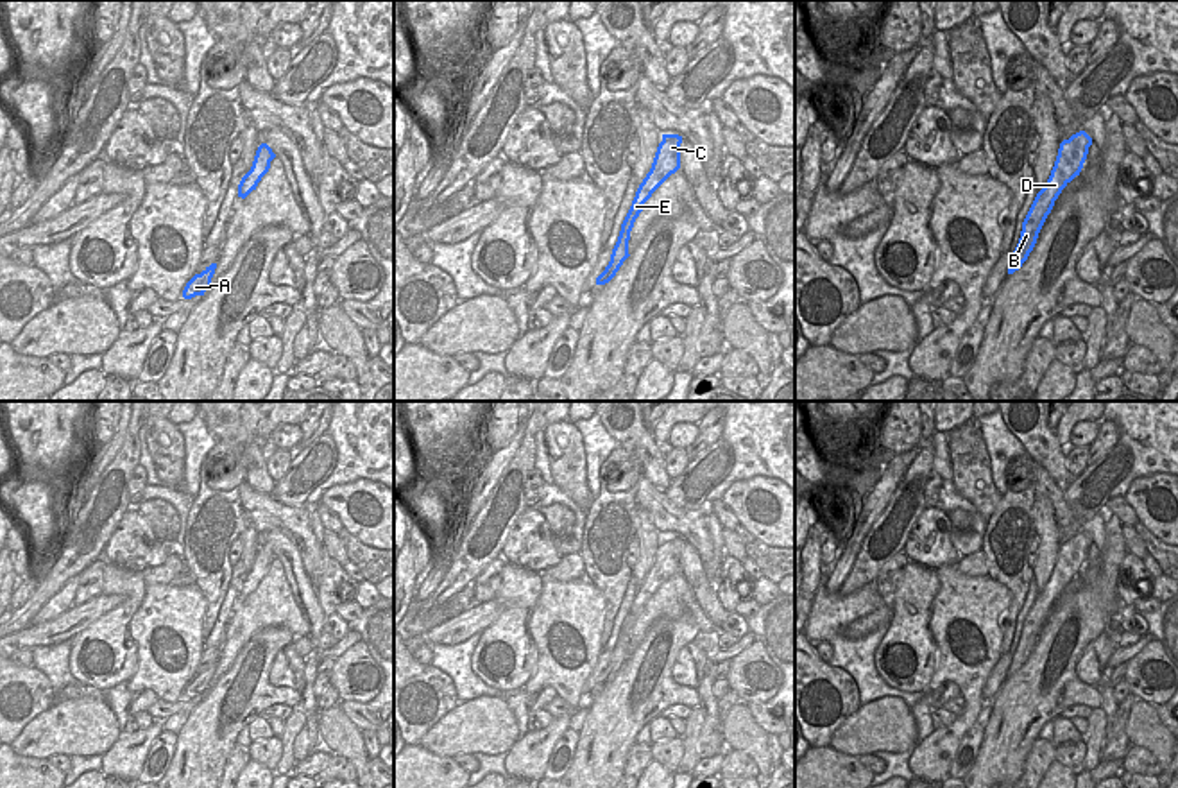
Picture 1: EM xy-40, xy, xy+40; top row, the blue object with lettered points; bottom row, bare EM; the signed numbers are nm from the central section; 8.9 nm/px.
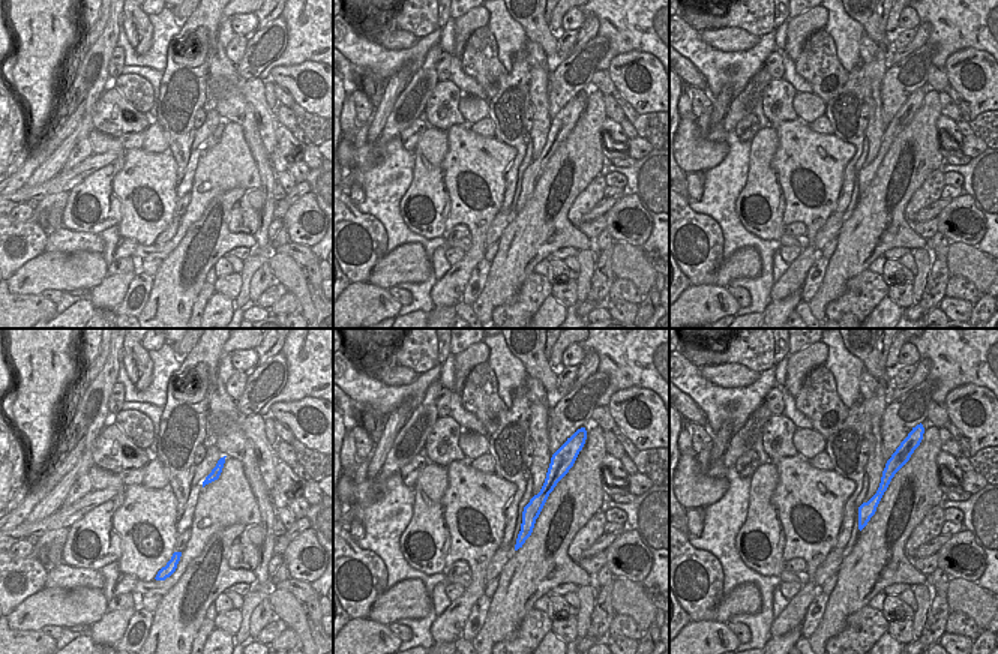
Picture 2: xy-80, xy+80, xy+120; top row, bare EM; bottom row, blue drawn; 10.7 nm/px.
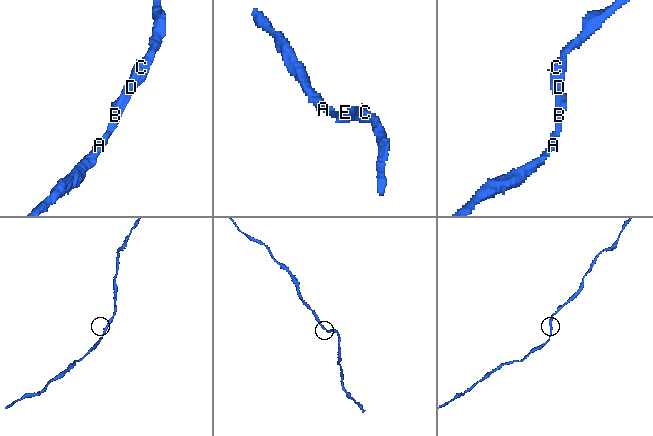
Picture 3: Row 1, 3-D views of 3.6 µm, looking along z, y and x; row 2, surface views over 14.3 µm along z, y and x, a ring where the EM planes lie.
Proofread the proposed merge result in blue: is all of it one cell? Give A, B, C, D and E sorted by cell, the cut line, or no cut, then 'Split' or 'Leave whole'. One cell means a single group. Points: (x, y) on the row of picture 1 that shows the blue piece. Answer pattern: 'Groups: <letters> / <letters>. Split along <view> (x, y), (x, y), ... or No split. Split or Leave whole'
Groups: A B C D E. No split. Leave whole

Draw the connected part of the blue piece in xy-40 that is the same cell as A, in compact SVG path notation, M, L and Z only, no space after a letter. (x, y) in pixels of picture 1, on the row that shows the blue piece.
M217 263L206 267L201 274L195 274L184 287L183 297L192 299L195 296L204 296L204 292L211 287L211 278L215 274Z

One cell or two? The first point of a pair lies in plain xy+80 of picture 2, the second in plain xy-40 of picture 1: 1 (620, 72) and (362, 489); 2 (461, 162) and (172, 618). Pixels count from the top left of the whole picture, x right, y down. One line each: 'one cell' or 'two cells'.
1: one cell
2: one cell

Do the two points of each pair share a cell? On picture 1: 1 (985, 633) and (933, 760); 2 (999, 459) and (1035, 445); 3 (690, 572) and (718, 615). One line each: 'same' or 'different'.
1: same
2: different
3: same

